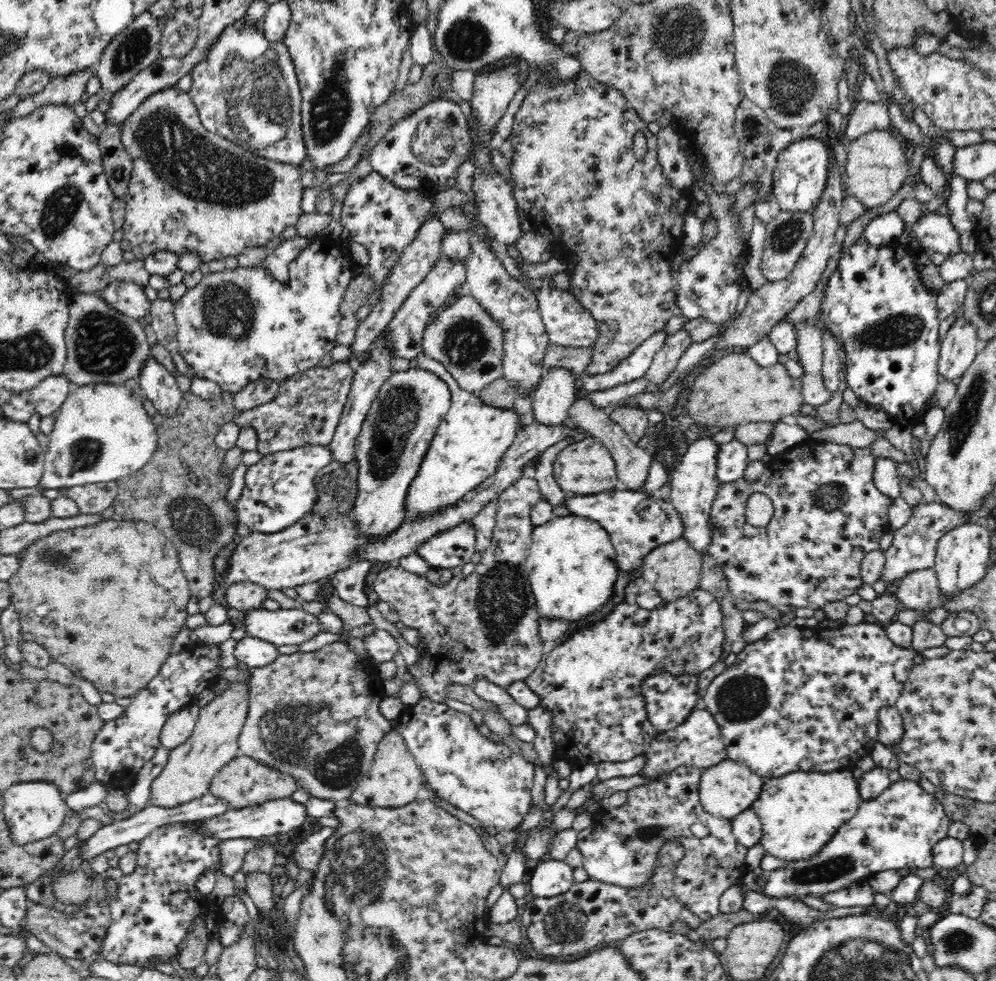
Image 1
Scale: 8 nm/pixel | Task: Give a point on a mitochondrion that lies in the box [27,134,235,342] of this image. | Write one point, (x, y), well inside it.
(59, 210)

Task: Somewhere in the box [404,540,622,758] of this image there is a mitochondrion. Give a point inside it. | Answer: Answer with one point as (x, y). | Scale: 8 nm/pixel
(502, 601)

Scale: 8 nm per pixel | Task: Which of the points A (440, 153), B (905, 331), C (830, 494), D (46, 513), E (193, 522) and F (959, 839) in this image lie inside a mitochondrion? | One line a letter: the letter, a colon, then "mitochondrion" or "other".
A: mitochondrion
B: mitochondrion
C: mitochondrion
D: other
E: mitochondrion
F: other

